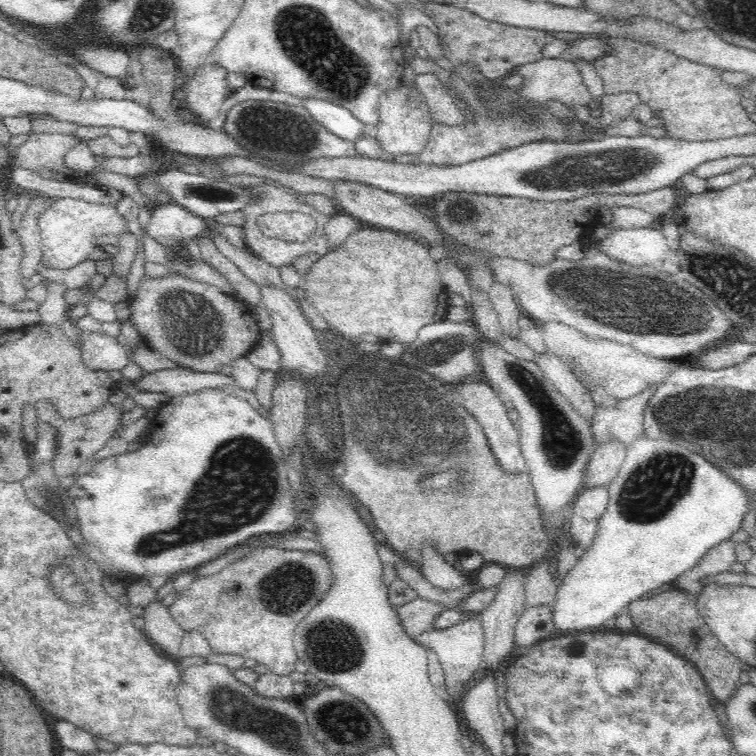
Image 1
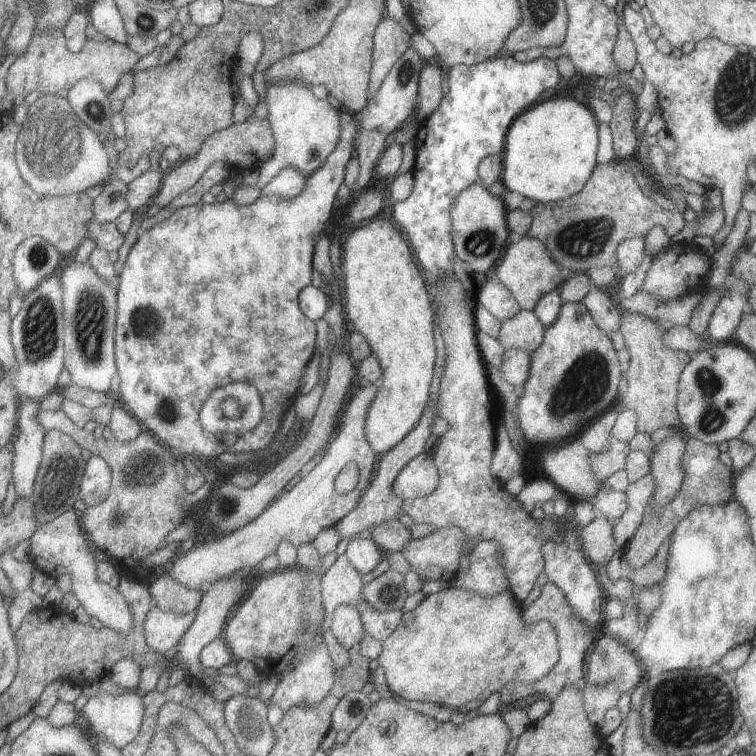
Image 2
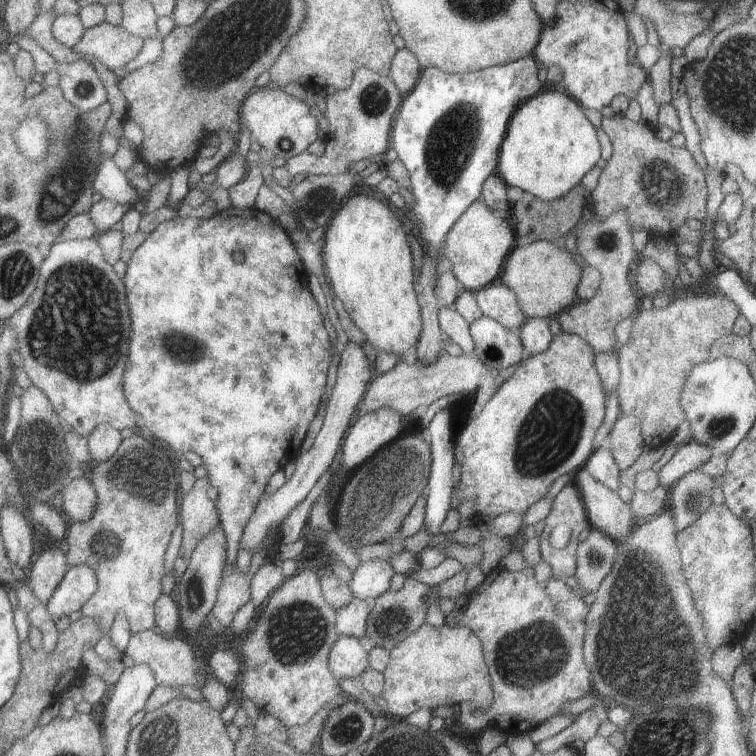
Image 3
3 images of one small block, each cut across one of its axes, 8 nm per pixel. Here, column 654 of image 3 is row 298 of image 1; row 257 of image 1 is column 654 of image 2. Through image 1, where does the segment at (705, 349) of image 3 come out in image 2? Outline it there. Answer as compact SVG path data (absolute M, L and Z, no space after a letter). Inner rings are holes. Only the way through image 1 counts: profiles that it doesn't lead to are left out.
M629 312L621 314L619 326L625 346L631 356L627 372L627 396L623 396L617 406L633 410L637 416L637 434L651 434L657 428L681 428L677 414L677 396L679 396L679 376L689 364L691 356L683 352L671 352L661 346L661 332L667 330L667 324L655 322L651 318L633 316Z

